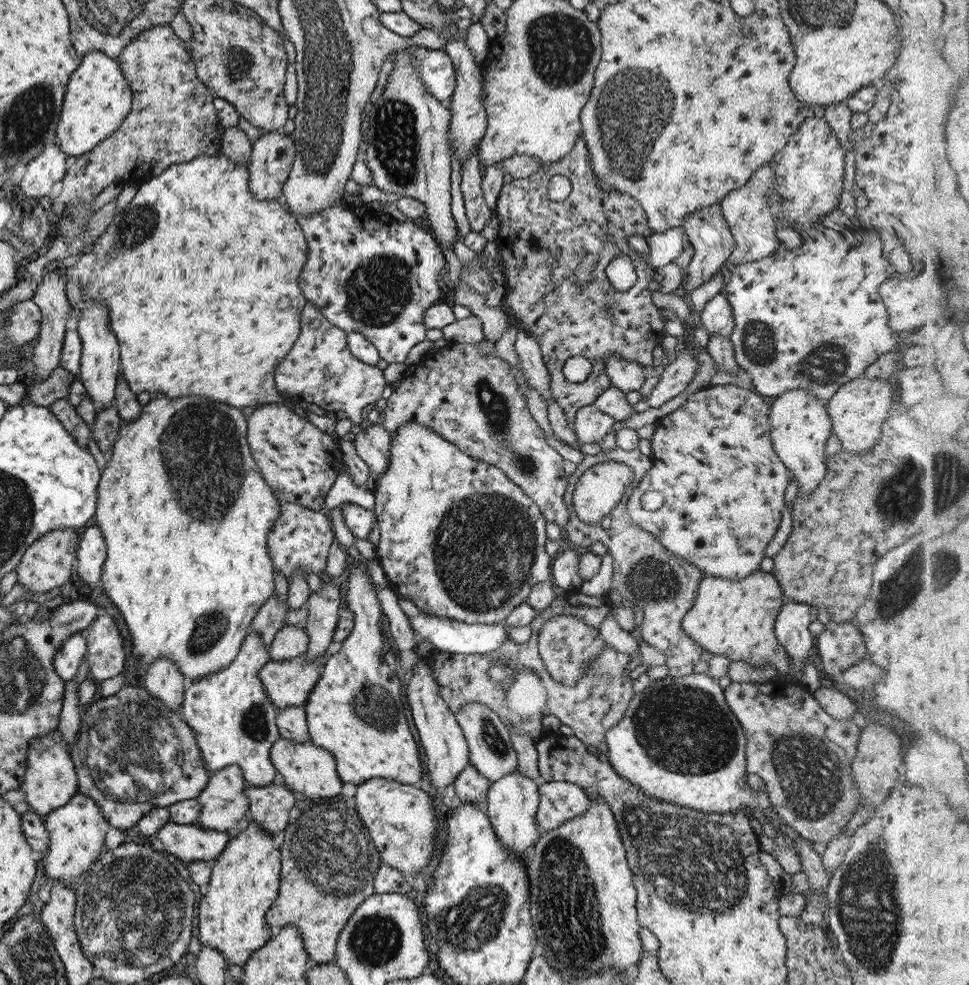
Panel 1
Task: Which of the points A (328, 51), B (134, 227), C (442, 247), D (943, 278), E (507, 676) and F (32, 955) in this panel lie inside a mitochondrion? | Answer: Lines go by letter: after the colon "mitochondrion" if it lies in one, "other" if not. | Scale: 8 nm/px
A: mitochondrion
B: mitochondrion
C: other
D: other
E: mitochondrion
F: mitochondrion

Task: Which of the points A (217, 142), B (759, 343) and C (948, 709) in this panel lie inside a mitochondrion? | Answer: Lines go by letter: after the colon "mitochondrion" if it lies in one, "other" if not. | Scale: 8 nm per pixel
A: other
B: mitochondrion
C: other

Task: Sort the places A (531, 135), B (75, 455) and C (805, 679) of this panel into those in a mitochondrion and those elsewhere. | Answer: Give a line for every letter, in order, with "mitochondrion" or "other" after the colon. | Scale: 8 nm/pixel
A: other
B: other
C: other

